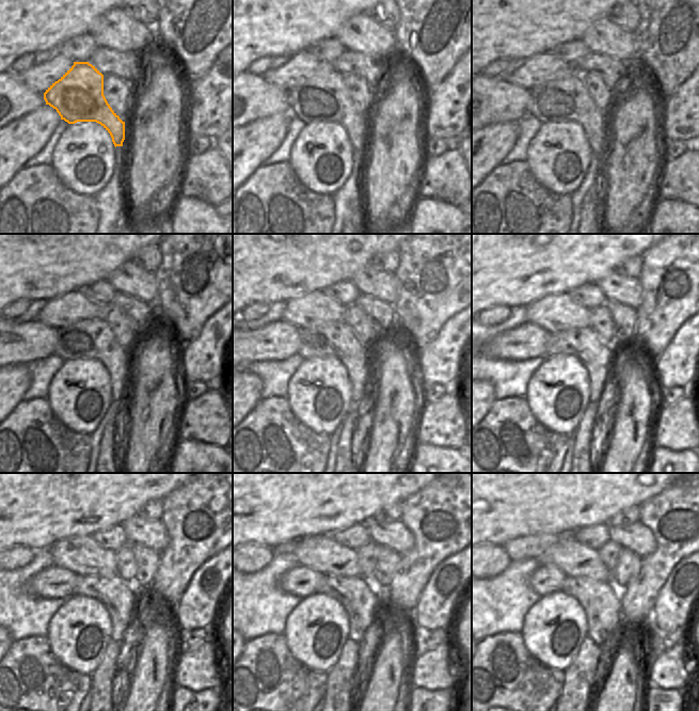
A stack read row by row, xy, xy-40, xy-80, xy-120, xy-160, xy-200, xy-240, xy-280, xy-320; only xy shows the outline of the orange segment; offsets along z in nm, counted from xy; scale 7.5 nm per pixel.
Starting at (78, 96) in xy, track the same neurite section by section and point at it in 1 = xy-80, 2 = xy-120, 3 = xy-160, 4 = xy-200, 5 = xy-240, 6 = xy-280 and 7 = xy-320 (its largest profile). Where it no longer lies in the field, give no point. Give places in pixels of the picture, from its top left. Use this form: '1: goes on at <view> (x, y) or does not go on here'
1: goes on at xy-80 (566, 99)
2: goes on at xy-120 (92, 338)
3: goes on at xy-160 (337, 340)
4: goes on at xy-200 (596, 356)
5: goes on at xy-240 (114, 594)
6: goes on at xy-280 (360, 602)
7: goes on at xy-320 (601, 603)

